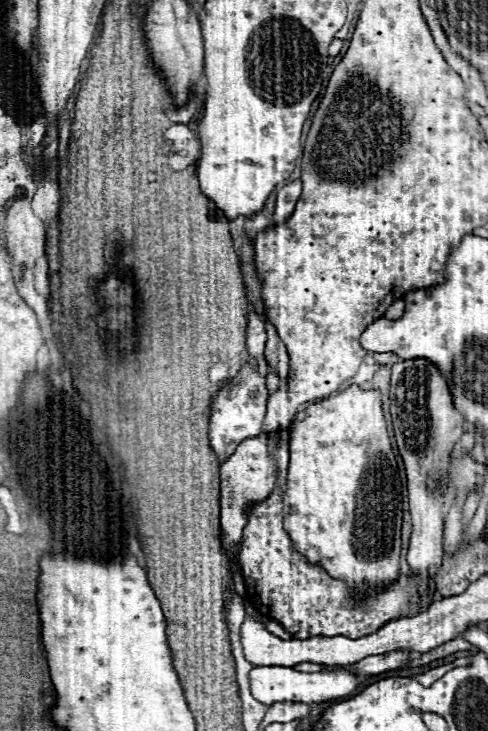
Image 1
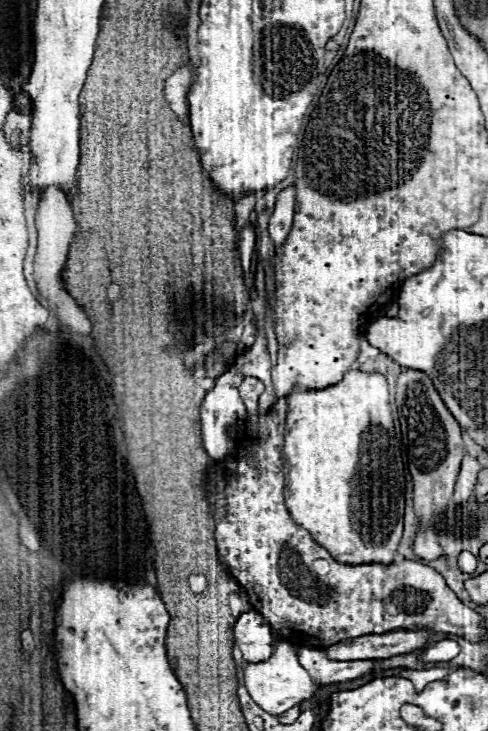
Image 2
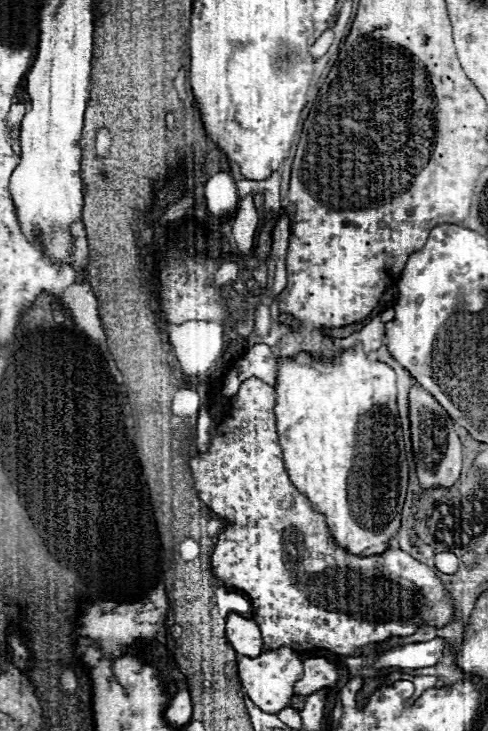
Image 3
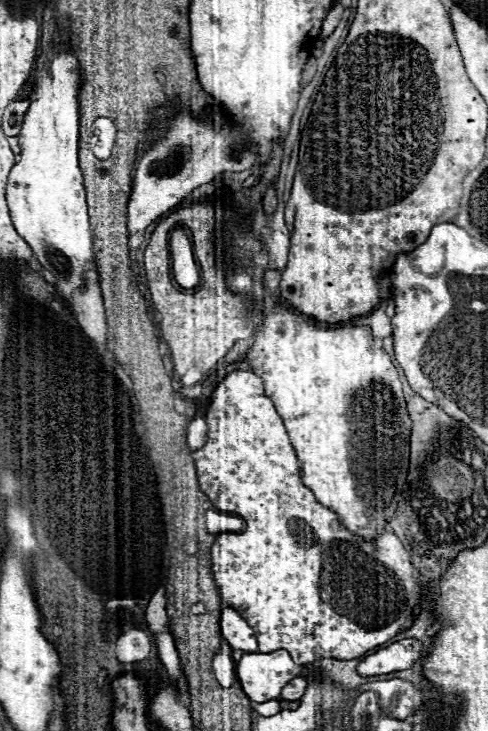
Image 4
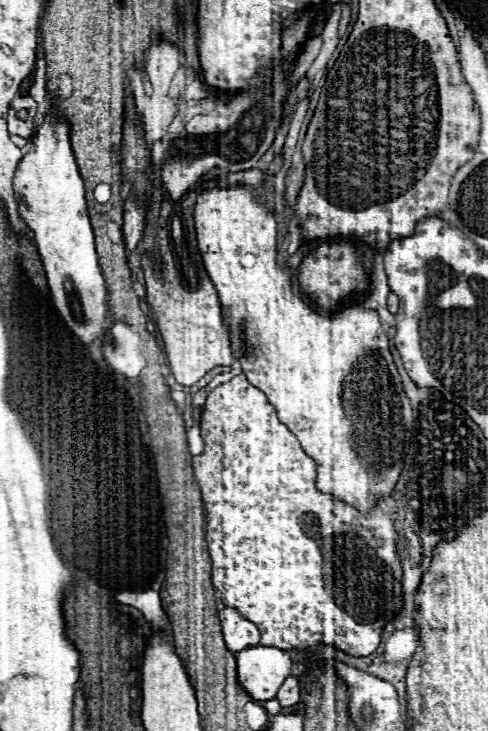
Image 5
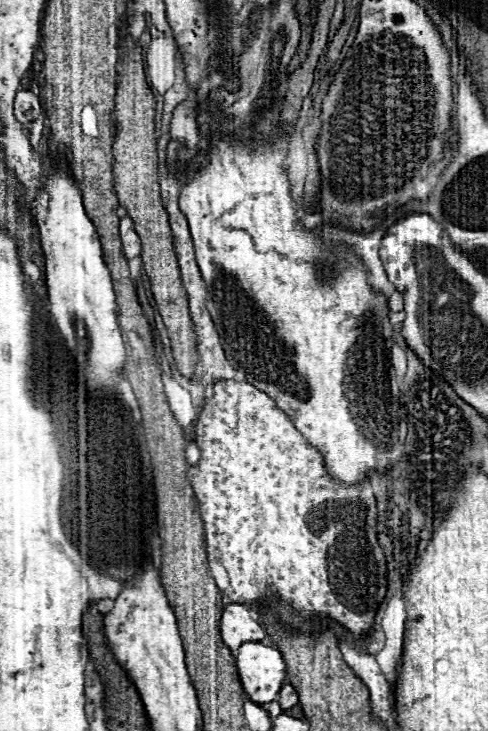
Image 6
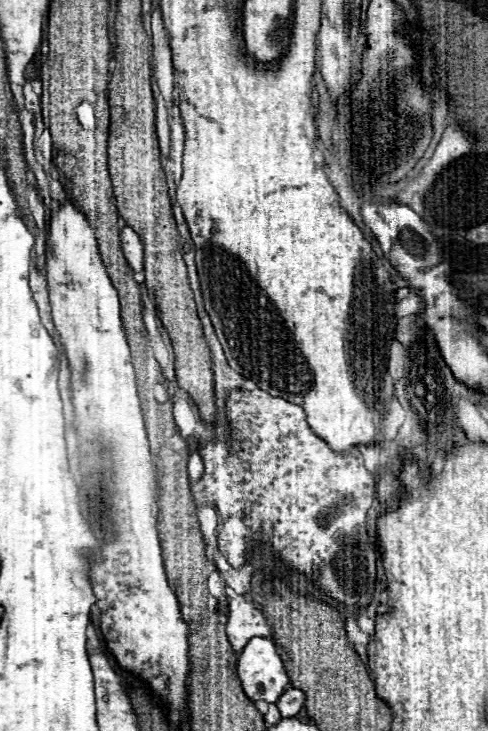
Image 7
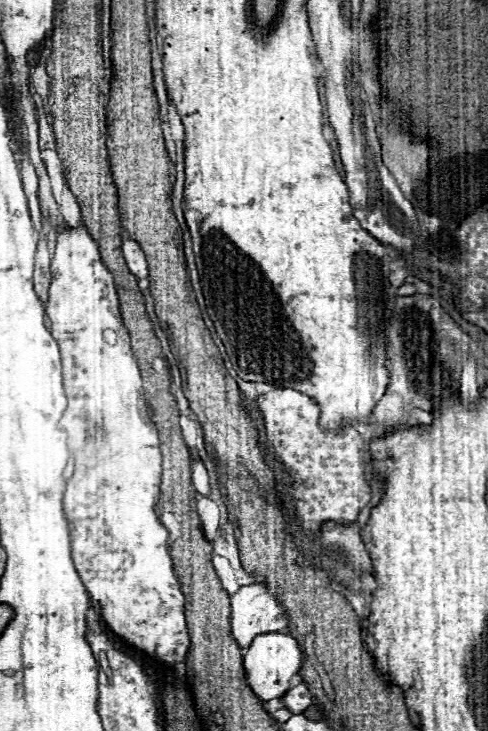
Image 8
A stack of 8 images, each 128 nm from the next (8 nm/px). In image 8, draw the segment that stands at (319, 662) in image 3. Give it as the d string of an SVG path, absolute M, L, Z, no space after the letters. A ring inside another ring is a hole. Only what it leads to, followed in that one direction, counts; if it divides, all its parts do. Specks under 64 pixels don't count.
M298 684L282 696L282 702L288 710L292 710L292 714L302 714L312 704L312 696L306 684Z

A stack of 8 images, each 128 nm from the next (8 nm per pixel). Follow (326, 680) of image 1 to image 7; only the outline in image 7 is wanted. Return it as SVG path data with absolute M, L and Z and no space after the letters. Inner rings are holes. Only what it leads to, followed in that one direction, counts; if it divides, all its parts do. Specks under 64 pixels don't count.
M254 636L238 658L238 676L254 702L278 702L290 684L284 660L272 638Z

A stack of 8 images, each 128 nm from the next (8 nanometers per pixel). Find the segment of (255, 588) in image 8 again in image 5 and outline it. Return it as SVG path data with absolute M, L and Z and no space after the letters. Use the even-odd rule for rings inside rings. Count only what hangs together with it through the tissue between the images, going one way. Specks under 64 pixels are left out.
M224 608L220 612L220 624L224 642L230 652L238 652L246 646L256 646L260 642L260 630L234 608Z

